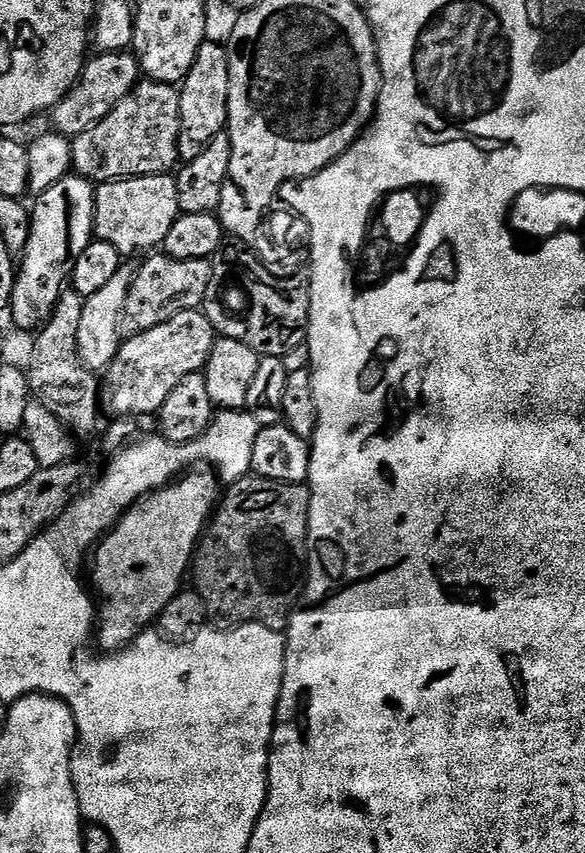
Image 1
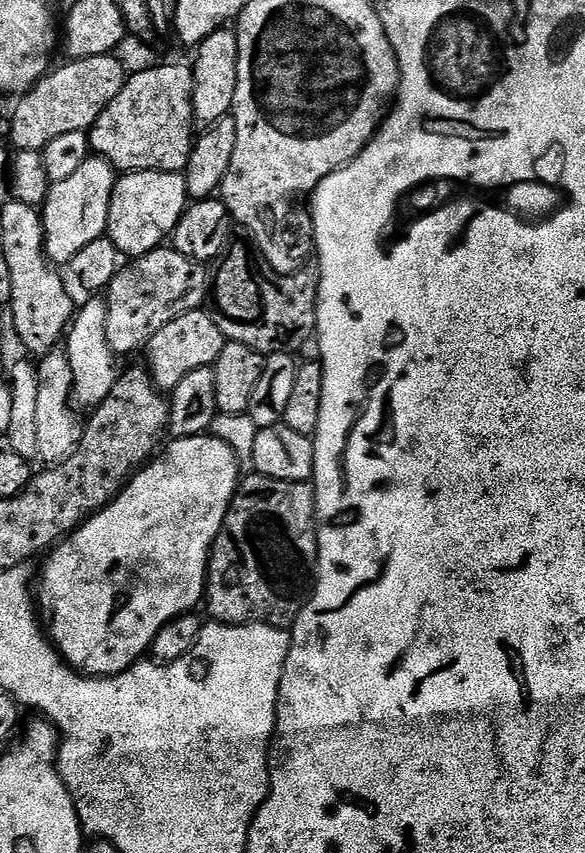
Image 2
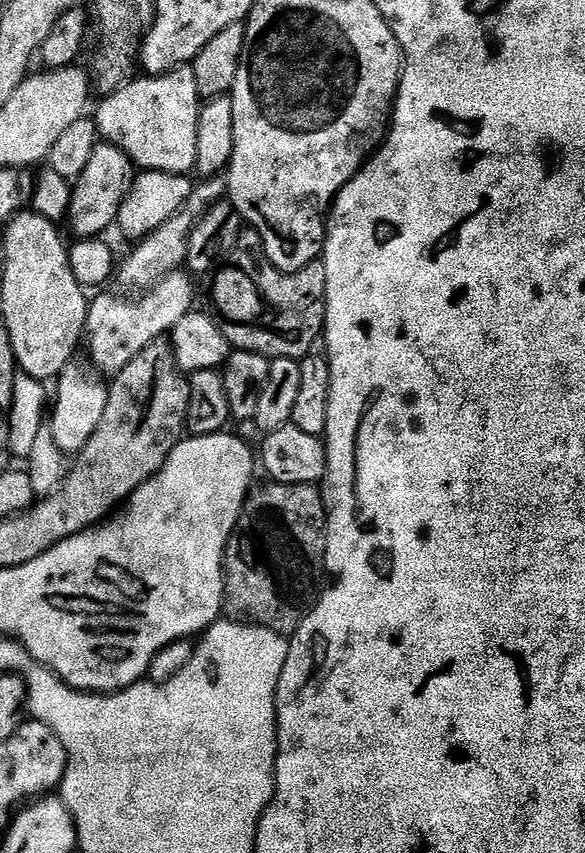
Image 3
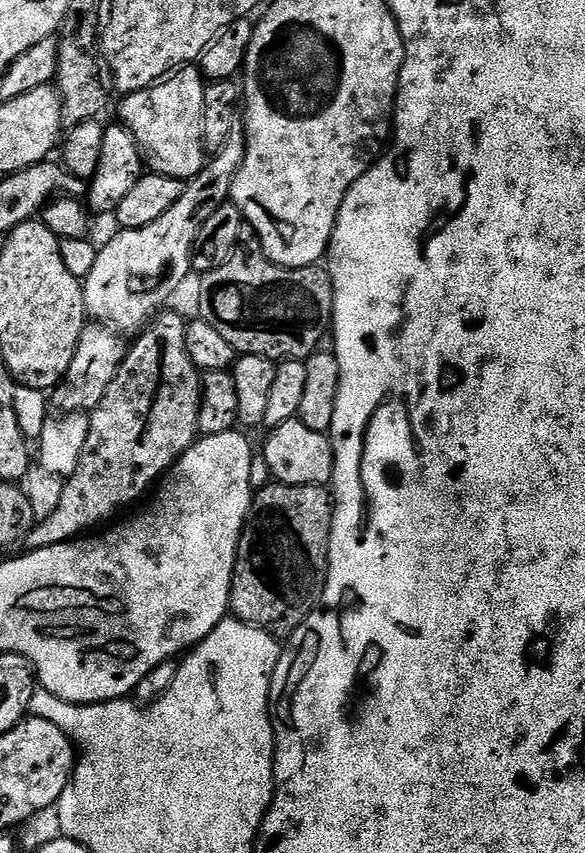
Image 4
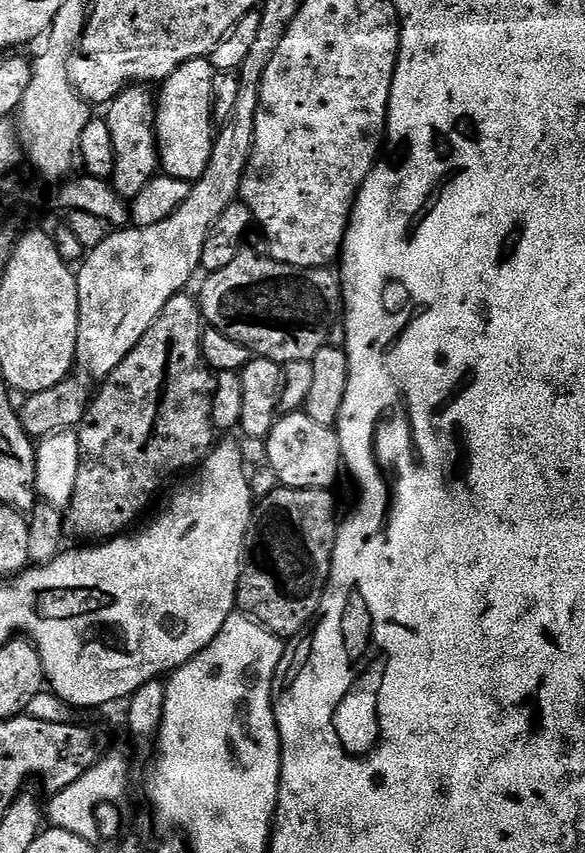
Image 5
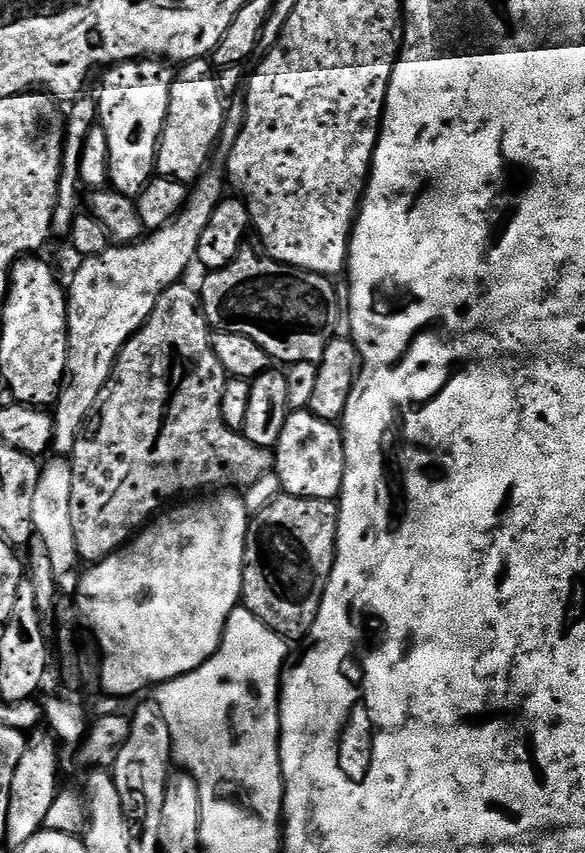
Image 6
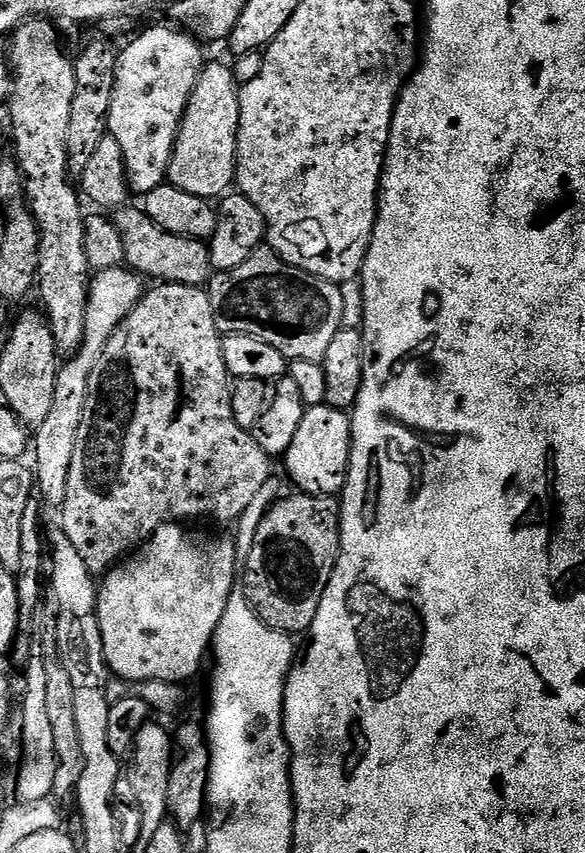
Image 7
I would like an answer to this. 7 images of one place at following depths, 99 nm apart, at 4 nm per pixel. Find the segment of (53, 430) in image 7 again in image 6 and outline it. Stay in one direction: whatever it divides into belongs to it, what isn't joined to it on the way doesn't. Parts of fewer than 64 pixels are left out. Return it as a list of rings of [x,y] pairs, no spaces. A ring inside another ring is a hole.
[[[213,170],[205,171],[204,175],[191,185],[188,193],[188,201],[184,205],[183,211],[181,211],[175,219],[170,221],[169,224],[149,231],[147,235],[137,243],[110,246],[102,254],[98,254],[97,256],[85,256],[79,261],[80,265],[77,266],[76,273],[72,276],[72,285],[69,283],[66,288],[66,295],[68,297],[68,361],[66,362],[66,375],[64,377],[64,383],[60,389],[60,397],[56,399],[54,405],[54,438],[52,439],[51,446],[51,451],[55,453],[57,457],[71,457],[74,446],[76,445],[76,438],[80,435],[82,429],[84,429],[84,424],[88,421],[88,416],[94,410],[94,402],[98,402],[98,394],[102,394],[102,386],[106,386],[106,382],[112,373],[112,366],[116,363],[116,359],[122,350],[122,346],[126,346],[128,339],[131,338],[133,334],[136,333],[150,318],[150,314],[156,305],[156,299],[158,299],[172,284],[181,283],[183,276],[180,275],[182,275],[191,264],[194,264],[194,261],[196,260],[196,251],[198,250],[198,238],[202,238],[202,230],[206,230],[206,225],[210,223],[210,217],[214,214],[214,210],[218,210],[218,206],[226,198],[226,192],[224,192],[224,180],[226,184],[225,173],[223,171],[220,171],[221,173],[212,171]]]

